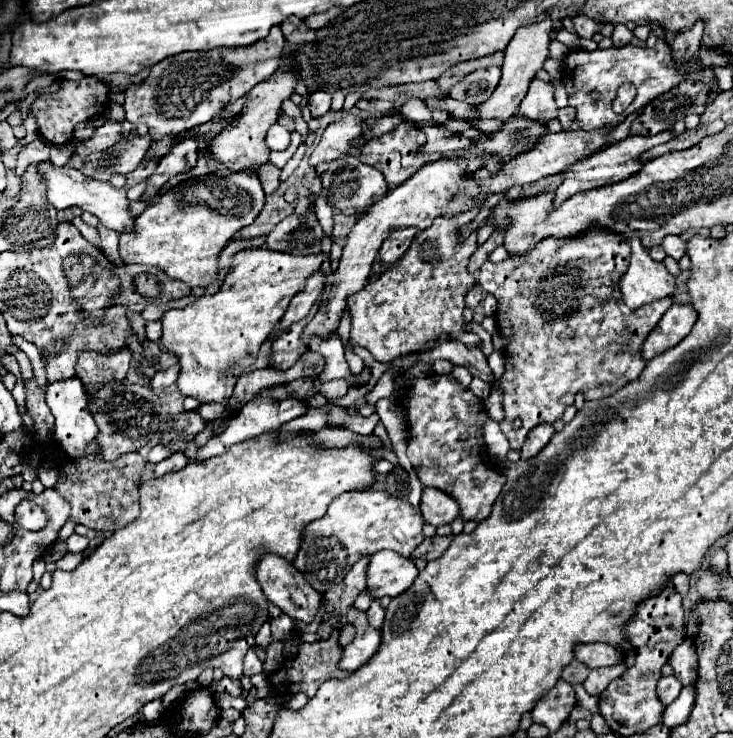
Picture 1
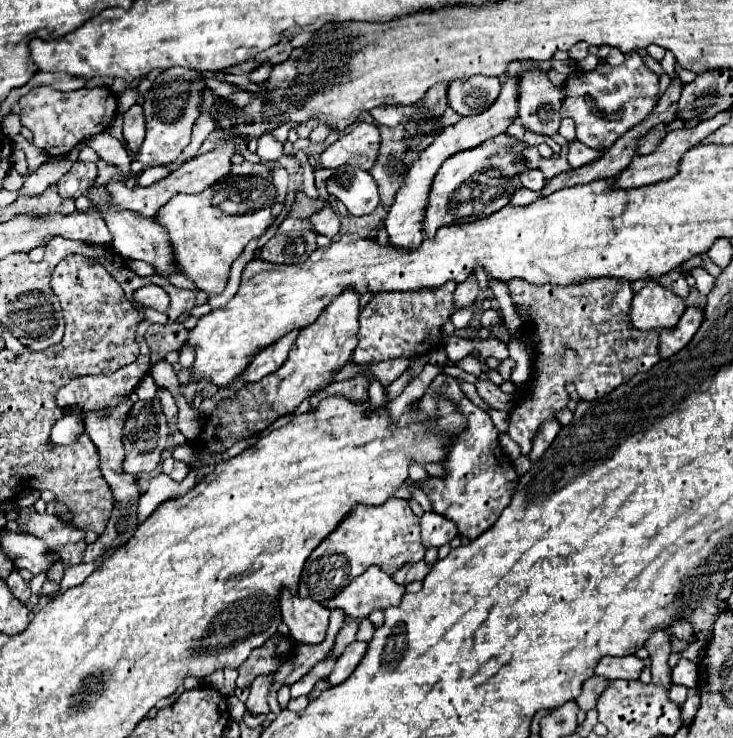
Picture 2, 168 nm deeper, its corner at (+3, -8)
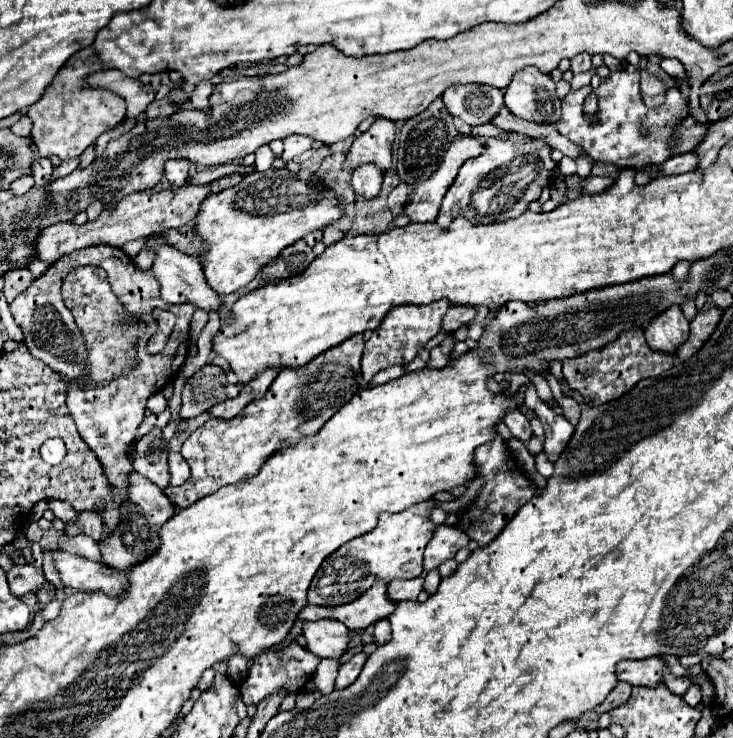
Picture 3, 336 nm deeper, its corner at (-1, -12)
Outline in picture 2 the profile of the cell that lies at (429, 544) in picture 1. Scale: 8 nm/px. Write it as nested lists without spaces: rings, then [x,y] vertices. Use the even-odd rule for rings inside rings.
[[[419,560],[415,564],[405,564],[403,568],[399,568],[395,574],[393,574],[393,580],[399,582],[399,584],[409,584],[413,580],[423,580],[431,570],[431,564],[427,564],[425,560]]]

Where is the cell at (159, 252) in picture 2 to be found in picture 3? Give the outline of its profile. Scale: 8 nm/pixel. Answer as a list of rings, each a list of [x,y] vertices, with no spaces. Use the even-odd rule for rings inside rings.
[[[159,236],[149,238],[147,246],[153,248],[155,254],[157,254],[155,264],[153,264],[153,272],[155,272],[157,280],[161,282],[161,298],[167,304],[195,304],[197,308],[201,308],[205,312],[221,312],[223,298],[215,290],[211,290],[211,286],[207,284],[205,274],[203,274],[203,266],[201,266],[201,262],[197,258],[187,256],[187,254],[179,252],[177,248],[171,248]]]

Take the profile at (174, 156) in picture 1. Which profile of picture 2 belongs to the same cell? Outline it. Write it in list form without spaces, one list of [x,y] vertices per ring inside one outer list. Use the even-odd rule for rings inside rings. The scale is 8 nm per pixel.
[[[207,90],[207,92],[205,92],[205,108],[203,108],[203,112],[201,112],[199,120],[197,120],[195,130],[193,130],[191,144],[183,150],[183,154],[185,154],[187,158],[191,158],[191,156],[195,156],[195,154],[199,152],[199,148],[201,148],[203,140],[205,140],[205,138],[211,134],[211,130],[215,128],[215,126],[213,126],[211,116],[209,116],[209,106],[211,106],[211,104],[213,104],[213,96],[211,96],[211,92]]]

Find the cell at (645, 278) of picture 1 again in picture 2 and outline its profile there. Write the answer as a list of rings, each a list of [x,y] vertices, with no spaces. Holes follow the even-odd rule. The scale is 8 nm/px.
[[[645,278],[645,286],[635,292],[629,318],[637,330],[663,330],[675,326],[685,312],[683,300],[661,286],[653,278]]]

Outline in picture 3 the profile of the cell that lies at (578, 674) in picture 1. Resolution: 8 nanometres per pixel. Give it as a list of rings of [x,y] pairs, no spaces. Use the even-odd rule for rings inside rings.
[[[619,682],[617,686],[615,686],[615,690],[607,696],[607,700],[599,706],[599,708],[595,708],[599,714],[603,714],[603,712],[609,712],[609,710],[613,710],[613,708],[617,708],[617,706],[621,706],[621,704],[625,704],[627,700],[629,700],[629,696],[631,696],[631,684],[627,684],[627,682]]]

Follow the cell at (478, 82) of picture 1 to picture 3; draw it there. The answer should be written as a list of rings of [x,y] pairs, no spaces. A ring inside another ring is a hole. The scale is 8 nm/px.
[[[455,84],[441,96],[447,112],[469,126],[487,124],[503,106],[503,90],[479,84]]]

